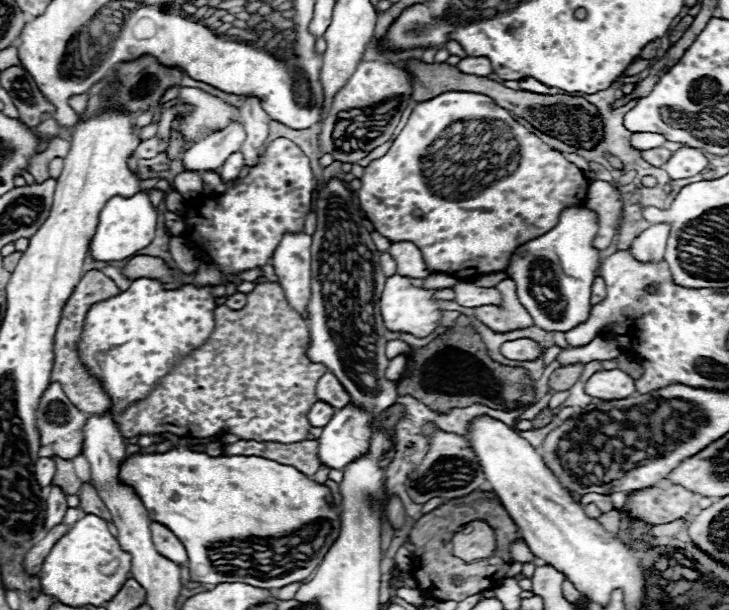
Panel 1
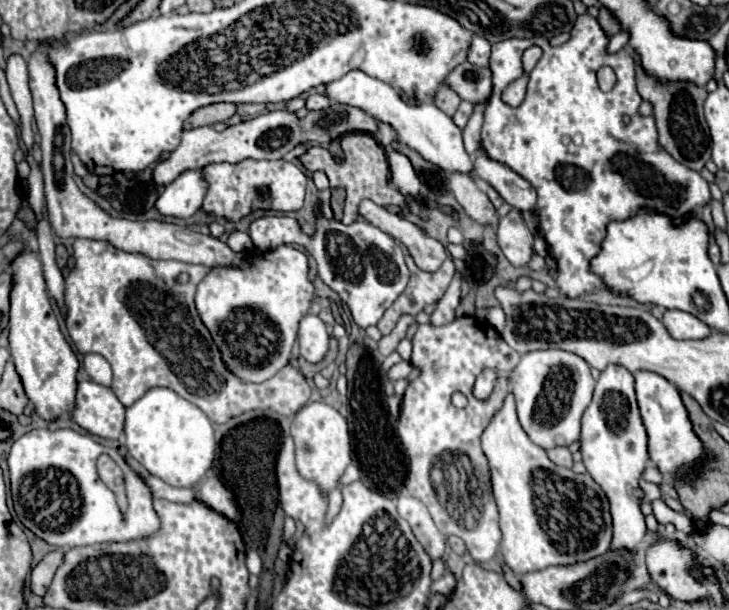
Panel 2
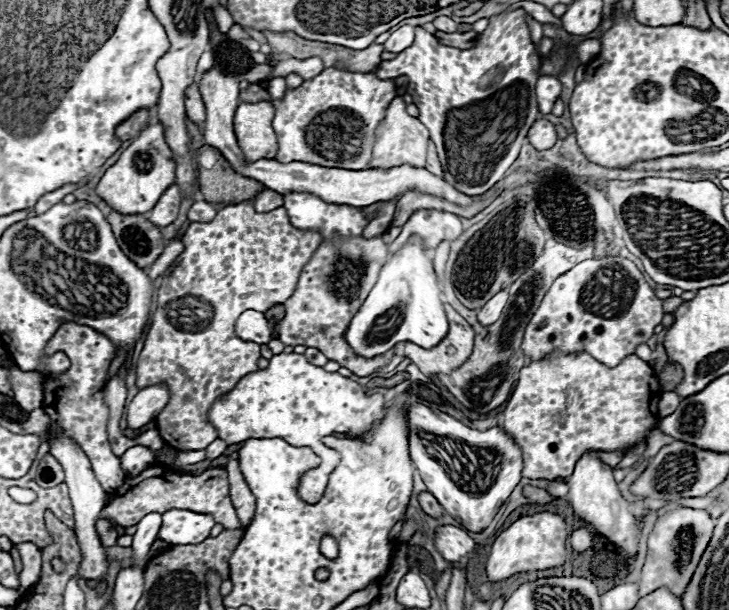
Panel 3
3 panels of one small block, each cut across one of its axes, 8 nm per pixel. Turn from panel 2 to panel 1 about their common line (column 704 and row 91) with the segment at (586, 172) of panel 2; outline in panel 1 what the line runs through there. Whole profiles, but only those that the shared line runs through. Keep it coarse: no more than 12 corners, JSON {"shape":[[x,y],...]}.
{"shape":[[180,88],[176,104],[194,104],[182,120],[184,140],[240,120],[238,108],[200,88]]}

